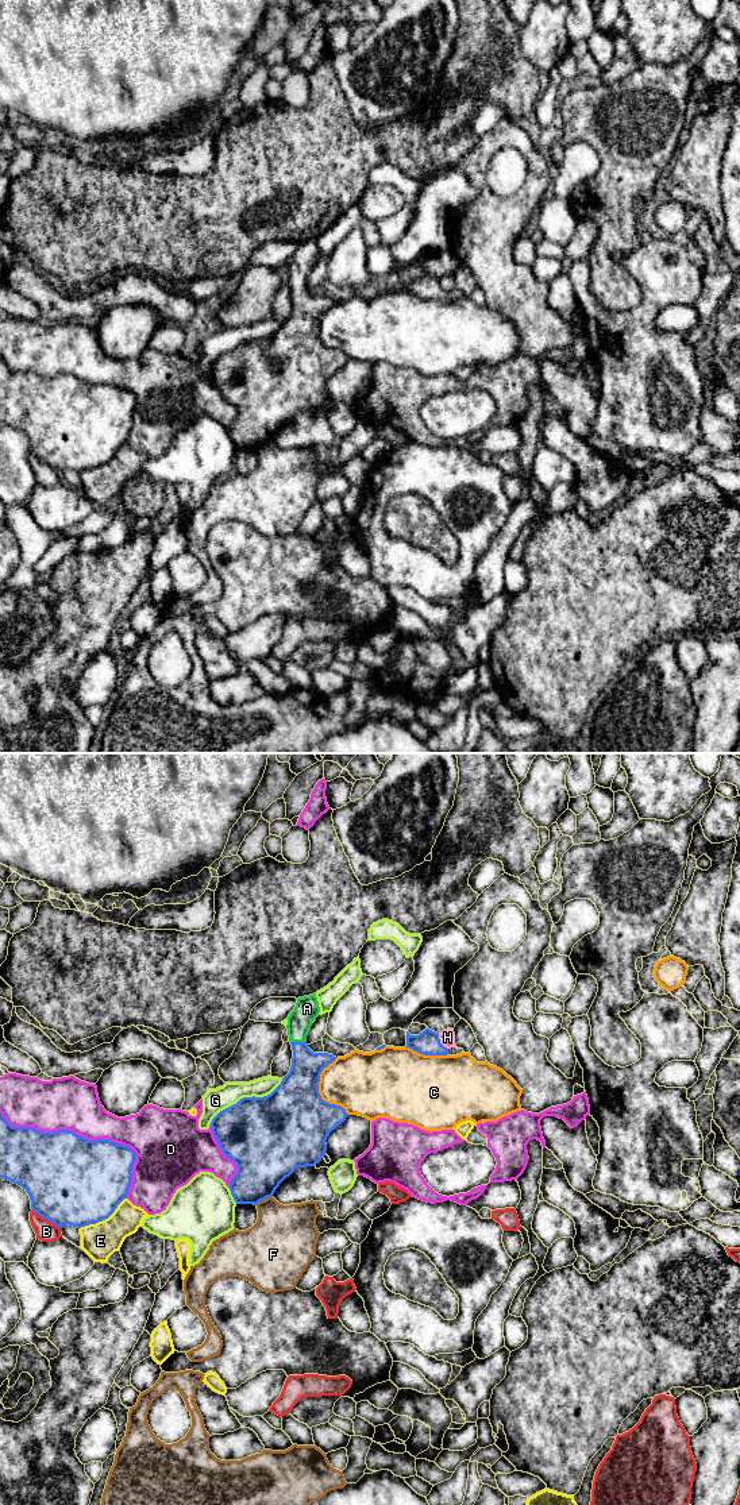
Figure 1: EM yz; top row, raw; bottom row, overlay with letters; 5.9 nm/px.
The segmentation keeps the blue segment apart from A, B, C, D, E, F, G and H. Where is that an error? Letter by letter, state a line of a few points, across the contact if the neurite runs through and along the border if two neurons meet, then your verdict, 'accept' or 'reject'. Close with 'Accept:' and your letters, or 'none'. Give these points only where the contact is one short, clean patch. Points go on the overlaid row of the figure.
A: line yz (301, 1084), (301, 1052), (299, 1042), (299, 1021), (307, 1008); accept
B: reject
C: reject
D: reject
E: reject
F: reject
G: reject
H: line yz (438, 1034), (439, 1041), (447, 1049); reject
Accept: A

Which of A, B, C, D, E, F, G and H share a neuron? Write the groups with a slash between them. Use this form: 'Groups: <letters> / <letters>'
Groups: A / B H / C / D / E / F / G

